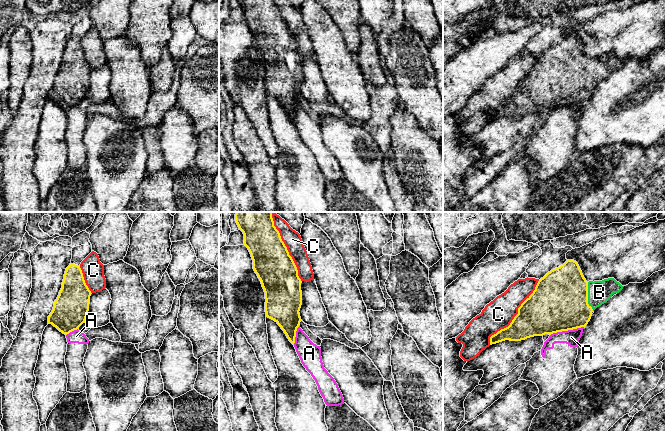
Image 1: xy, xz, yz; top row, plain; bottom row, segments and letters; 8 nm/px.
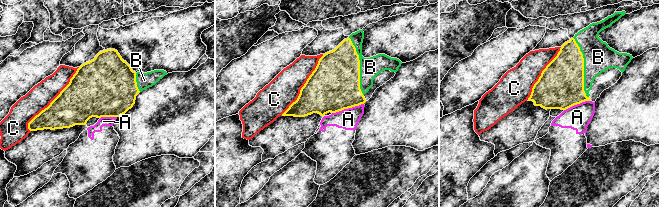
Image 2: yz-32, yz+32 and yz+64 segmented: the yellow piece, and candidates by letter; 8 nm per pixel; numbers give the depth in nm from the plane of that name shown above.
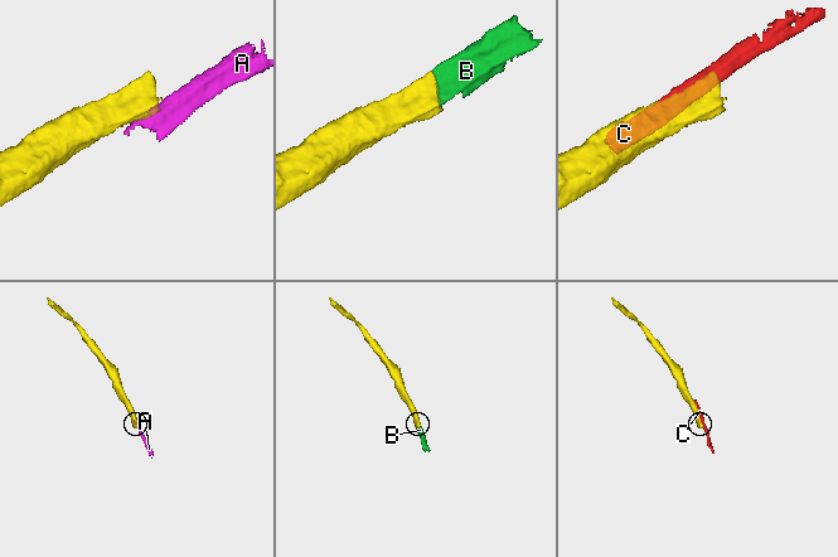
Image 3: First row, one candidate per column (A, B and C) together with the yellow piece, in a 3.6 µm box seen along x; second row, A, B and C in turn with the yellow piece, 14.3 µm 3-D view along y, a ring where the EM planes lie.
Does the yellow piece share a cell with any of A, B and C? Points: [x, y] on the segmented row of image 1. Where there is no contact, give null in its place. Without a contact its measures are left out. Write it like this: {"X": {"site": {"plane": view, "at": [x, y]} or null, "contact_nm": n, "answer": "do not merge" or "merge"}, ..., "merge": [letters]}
{"A": {"site": {"plane": "yz", "at": [566, 330]}, "contact_nm": 280, "answer": "do not merge"}, "B": {"site": {"plane": "yz", "at": [587, 296]}, "contact_nm": 240, "answer": "merge"}, "C": {"site": {"plane": "yz", "at": [516, 315]}, "contact_nm": 650, "answer": "do not merge"}, "merge": ["B"]}

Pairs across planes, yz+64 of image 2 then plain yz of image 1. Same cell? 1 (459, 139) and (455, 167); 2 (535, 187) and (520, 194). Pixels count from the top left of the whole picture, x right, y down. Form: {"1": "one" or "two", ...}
{"1": "one", "2": "one"}

